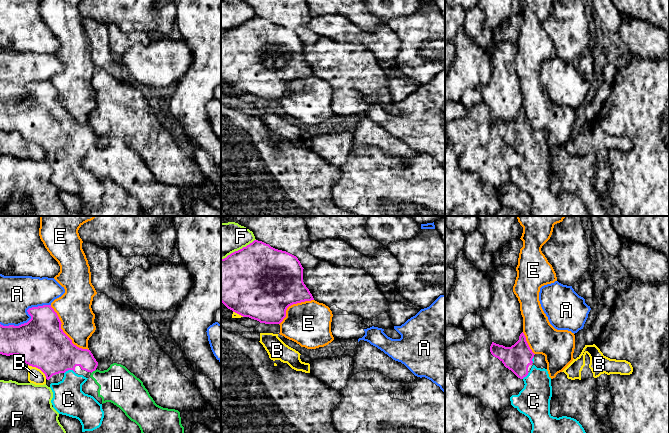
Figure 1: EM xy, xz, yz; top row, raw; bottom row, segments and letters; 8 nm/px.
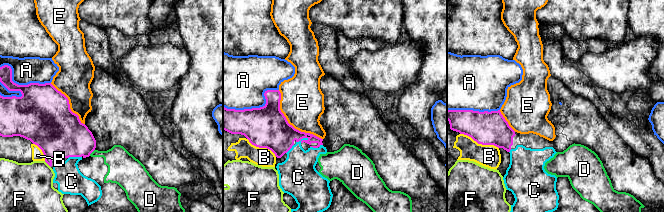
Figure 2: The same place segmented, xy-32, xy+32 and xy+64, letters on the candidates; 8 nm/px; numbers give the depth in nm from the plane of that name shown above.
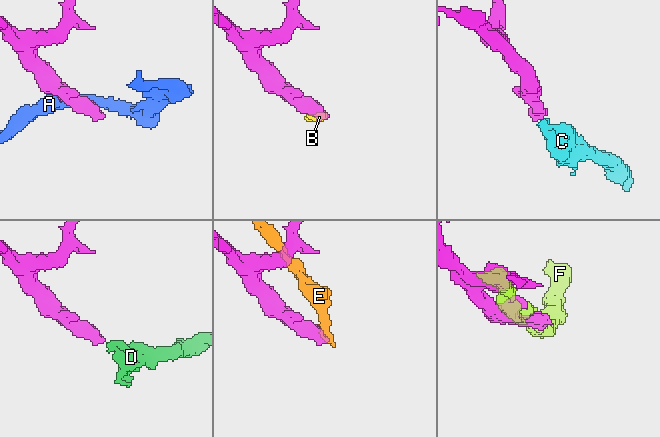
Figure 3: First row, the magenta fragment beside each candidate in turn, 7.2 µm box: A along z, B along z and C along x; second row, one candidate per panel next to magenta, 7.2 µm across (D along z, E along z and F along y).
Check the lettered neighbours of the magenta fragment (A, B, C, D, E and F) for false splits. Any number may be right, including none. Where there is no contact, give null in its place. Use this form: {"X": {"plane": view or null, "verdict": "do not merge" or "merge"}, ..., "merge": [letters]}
{"A": {"plane": "xy", "verdict": "do not merge"}, "B": {"plane": "xy", "verdict": "do not merge"}, "C": {"plane": "xy", "verdict": "merge"}, "D": {"plane": "xy", "verdict": "do not merge"}, "E": {"plane": "xy", "verdict": "do not merge"}, "F": {"plane": "xz", "verdict": "do not merge"}, "merge": ["C"]}

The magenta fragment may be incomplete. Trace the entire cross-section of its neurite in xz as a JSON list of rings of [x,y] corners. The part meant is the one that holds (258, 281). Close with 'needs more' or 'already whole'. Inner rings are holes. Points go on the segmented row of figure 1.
[[[254,240],[221,259],[221,302],[243,317],[265,324],[280,324],[289,306],[314,300],[303,282],[303,269],[296,256]]] | already whole

